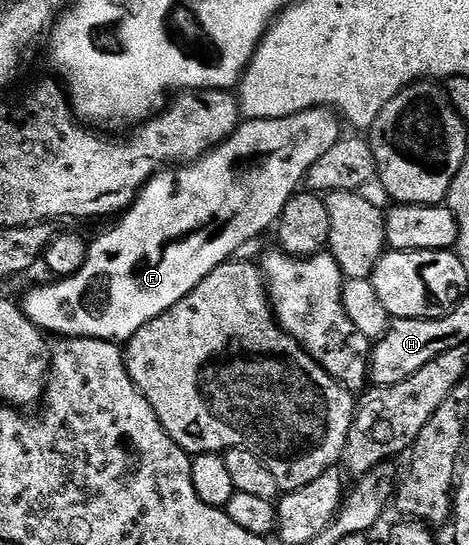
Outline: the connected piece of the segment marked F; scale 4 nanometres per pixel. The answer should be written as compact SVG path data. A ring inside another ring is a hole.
M316 106L312 110L298 112L297 114L285 114L279 118L254 118L241 121L240 126L221 146L209 150L196 162L161 170L159 174L155 174L144 185L142 192L136 198L136 203L119 215L111 223L113 226L105 234L98 235L94 240L91 239L86 264L82 264L82 268L76 274L72 274L68 278L52 280L49 286L36 286L25 296L24 302L22 301L24 315L40 330L47 332L49 335L56 334L52 336L59 336L60 338L93 338L94 340L117 344L127 343L128 339L134 336L134 332L138 332L138 328L150 324L150 320L154 320L158 316L162 316L162 312L174 308L174 304L178 304L178 300L182 300L194 287L202 284L202 280L206 280L206 276L210 276L210 272L214 272L214 268L218 268L233 256L239 255L236 253L247 242L254 241L259 234L264 234L267 230L269 233L275 227L282 216L282 208L286 208L288 201L298 193L302 183L307 179L310 164L315 164L324 153L330 152L330 148L334 148L334 144L340 142L342 137L340 126L342 127L342 122L336 111L323 106Z

